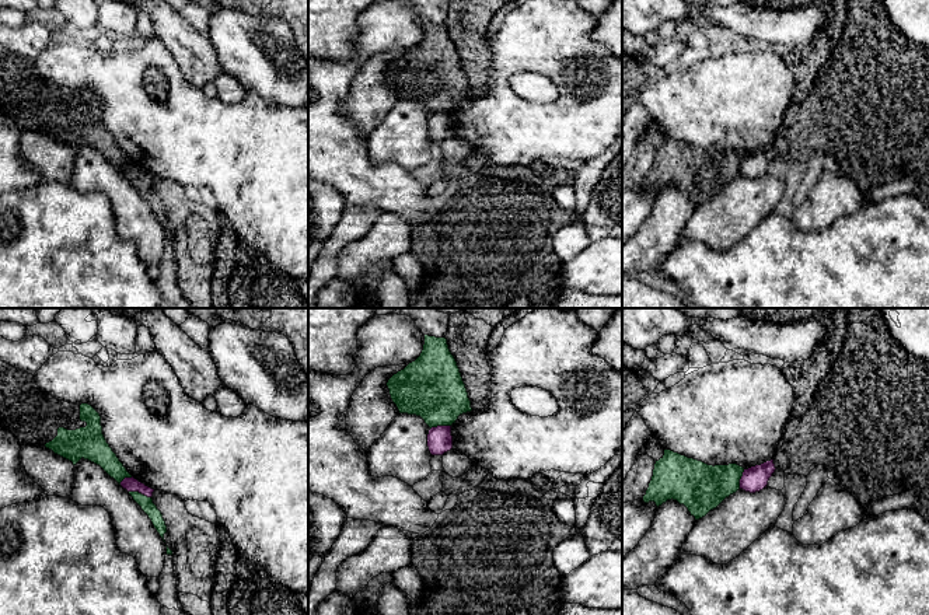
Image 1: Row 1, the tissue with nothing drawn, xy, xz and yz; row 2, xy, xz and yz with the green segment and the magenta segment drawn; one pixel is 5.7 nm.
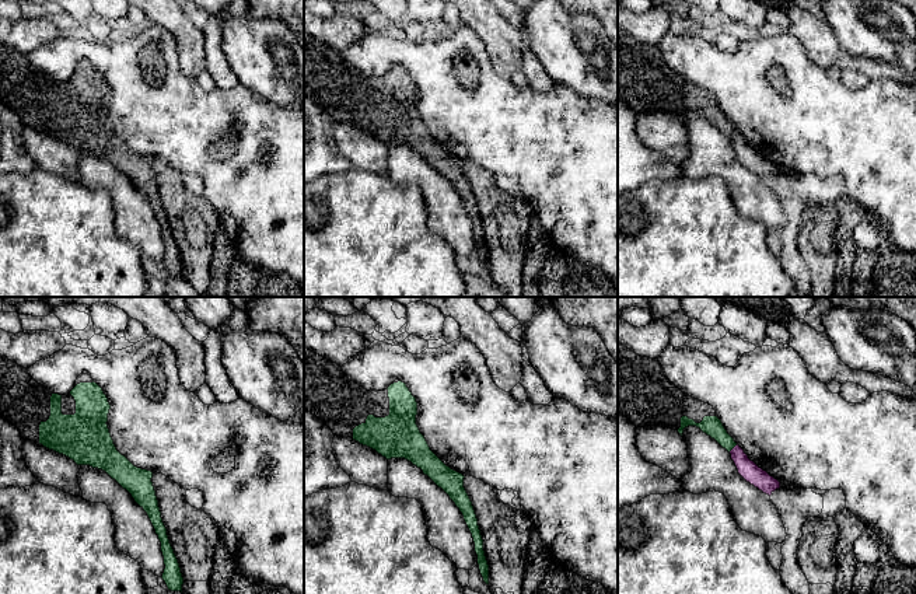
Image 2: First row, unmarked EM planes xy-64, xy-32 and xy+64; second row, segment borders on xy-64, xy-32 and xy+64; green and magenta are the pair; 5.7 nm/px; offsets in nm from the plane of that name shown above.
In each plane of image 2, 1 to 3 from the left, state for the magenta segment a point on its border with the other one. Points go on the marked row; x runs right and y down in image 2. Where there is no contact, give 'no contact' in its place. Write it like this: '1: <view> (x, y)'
1: no contact
2: no contact
3: xy+64 (733, 447)

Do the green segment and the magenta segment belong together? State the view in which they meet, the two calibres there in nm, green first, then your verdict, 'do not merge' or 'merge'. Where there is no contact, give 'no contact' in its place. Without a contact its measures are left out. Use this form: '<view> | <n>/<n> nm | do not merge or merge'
xy | 80/80 nm | merge

